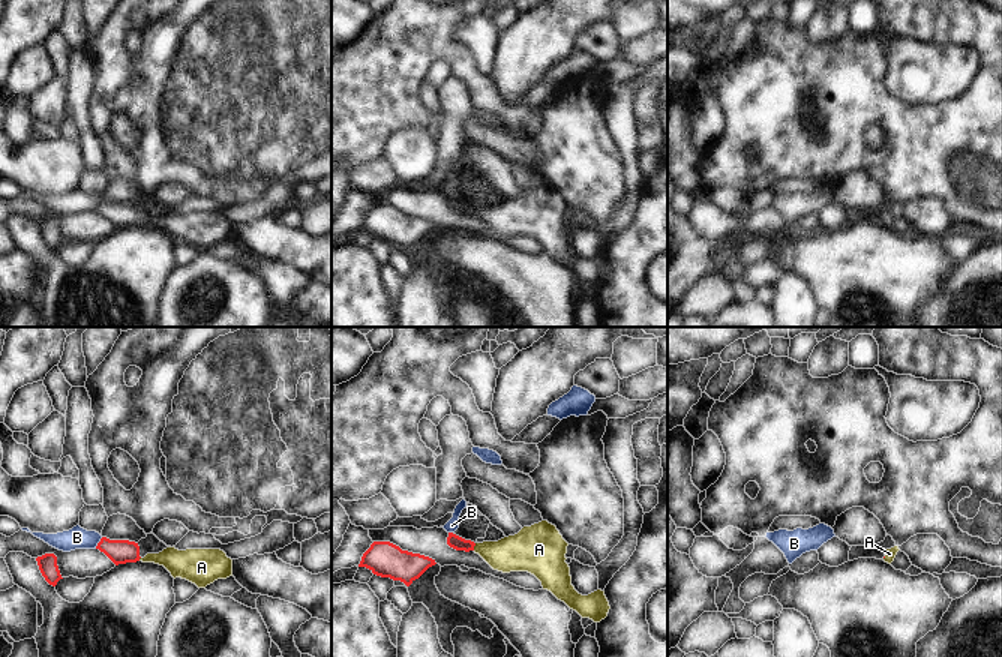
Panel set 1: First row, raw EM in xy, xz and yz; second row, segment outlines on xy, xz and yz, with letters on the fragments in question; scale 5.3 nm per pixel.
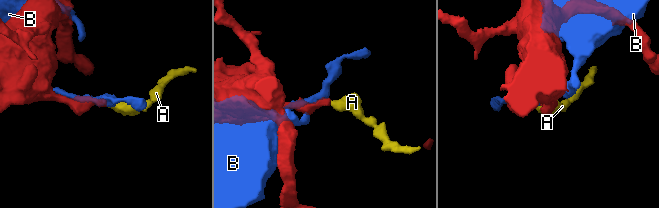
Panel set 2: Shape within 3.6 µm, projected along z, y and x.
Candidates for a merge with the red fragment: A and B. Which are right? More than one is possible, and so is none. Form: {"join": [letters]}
{"join": ["A"]}

